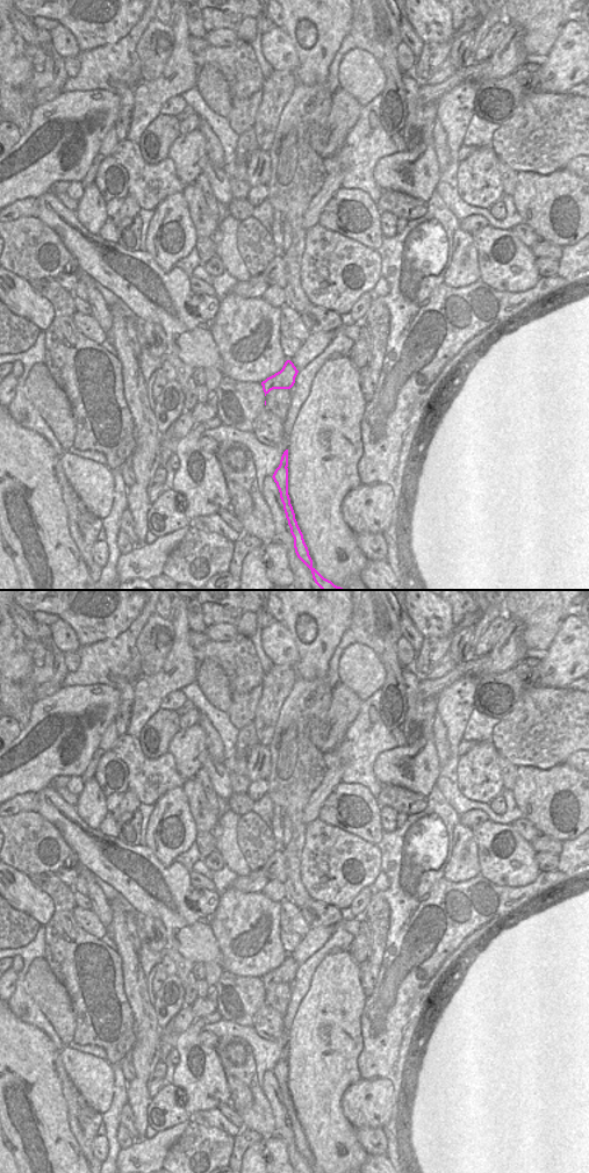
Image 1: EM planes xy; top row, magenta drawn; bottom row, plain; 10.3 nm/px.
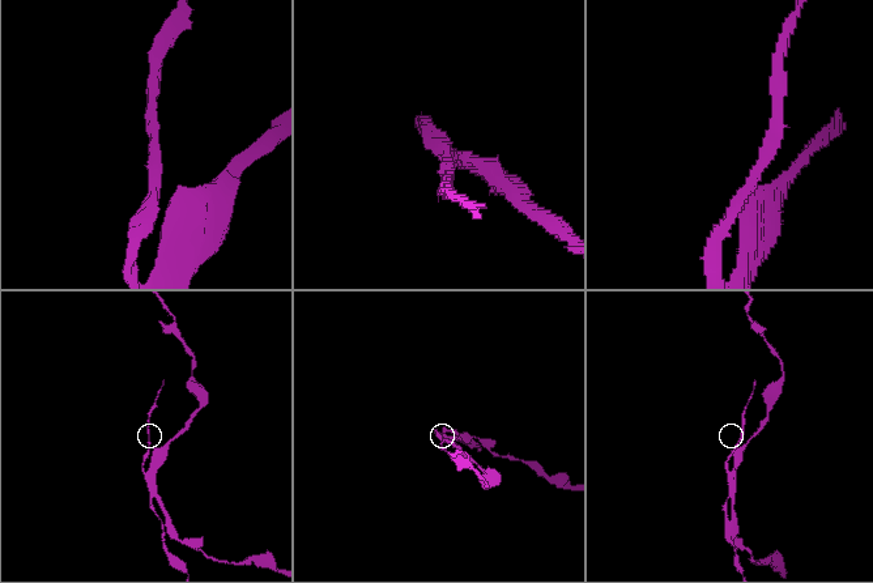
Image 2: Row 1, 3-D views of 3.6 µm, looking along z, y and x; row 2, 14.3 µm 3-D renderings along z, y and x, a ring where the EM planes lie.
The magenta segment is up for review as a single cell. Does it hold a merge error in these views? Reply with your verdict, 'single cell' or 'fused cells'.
fused cells

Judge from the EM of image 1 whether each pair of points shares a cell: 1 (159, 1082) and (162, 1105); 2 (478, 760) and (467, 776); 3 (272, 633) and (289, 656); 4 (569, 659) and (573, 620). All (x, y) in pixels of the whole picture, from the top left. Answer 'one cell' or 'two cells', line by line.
1: two cells
2: one cell
3: one cell
4: one cell

